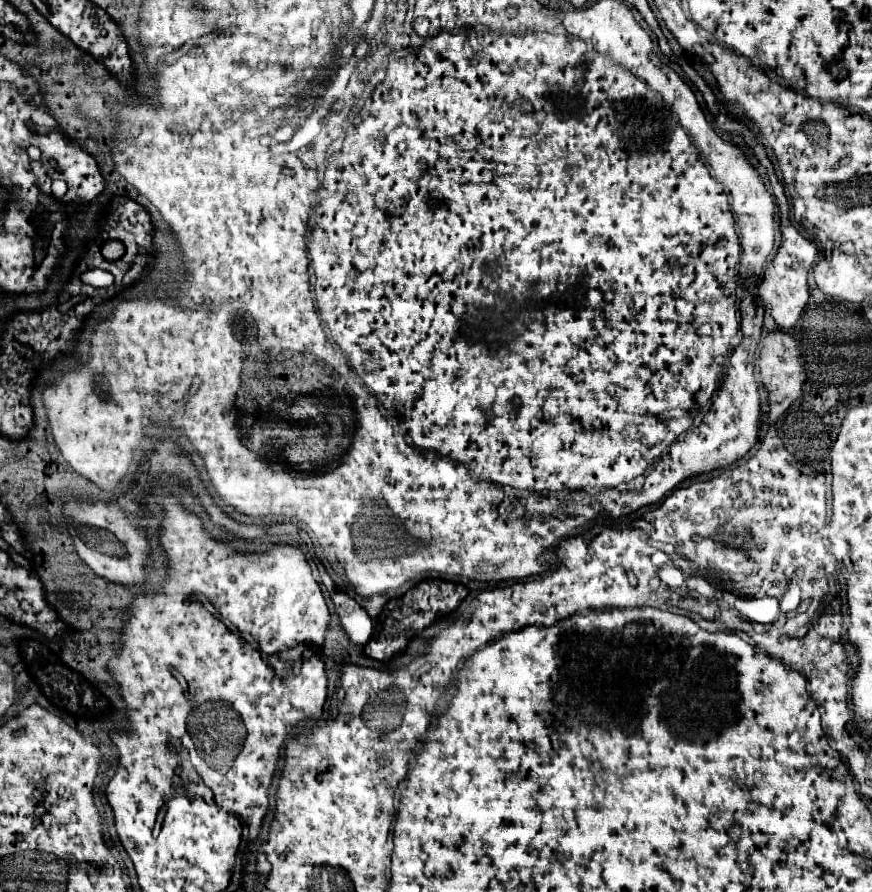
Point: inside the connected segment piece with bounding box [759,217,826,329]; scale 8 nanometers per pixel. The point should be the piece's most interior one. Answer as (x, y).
(796, 257)

